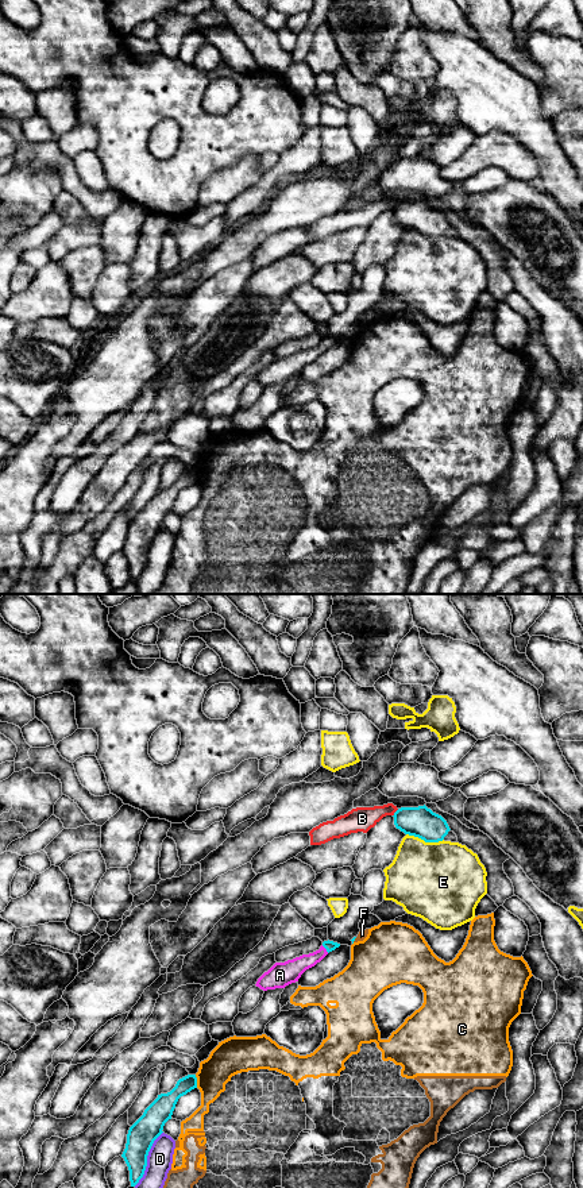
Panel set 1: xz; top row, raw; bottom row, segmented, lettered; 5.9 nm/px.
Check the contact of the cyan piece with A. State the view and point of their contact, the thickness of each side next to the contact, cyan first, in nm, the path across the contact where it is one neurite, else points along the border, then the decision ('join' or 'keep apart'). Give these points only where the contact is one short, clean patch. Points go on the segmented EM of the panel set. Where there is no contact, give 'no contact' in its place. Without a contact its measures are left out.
xz (325, 948) | 60/140 nm | across xz (329, 945), (325, 948), (317, 956), (290, 971) | join

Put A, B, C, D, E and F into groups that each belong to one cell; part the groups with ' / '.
A / B / C F / D / E

